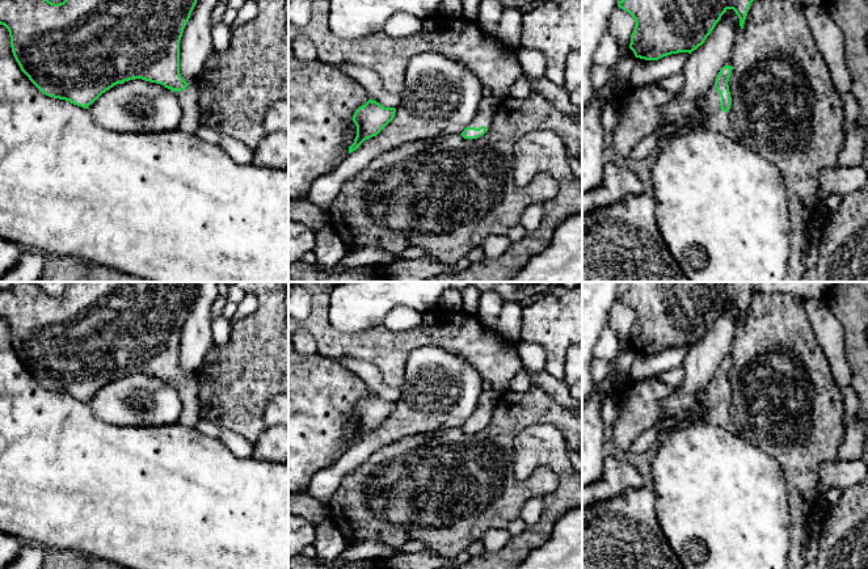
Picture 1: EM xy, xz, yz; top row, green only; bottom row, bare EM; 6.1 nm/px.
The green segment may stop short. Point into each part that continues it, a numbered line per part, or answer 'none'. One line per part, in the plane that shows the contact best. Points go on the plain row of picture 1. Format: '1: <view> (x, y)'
1: yz (717, 414)

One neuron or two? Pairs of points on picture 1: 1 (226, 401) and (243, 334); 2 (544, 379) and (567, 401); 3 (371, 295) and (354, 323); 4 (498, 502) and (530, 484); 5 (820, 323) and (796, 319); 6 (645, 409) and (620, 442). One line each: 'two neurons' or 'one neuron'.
1: one neuron
2: one neuron
3: one neuron
4: one neuron
5: two neurons
6: one neuron

